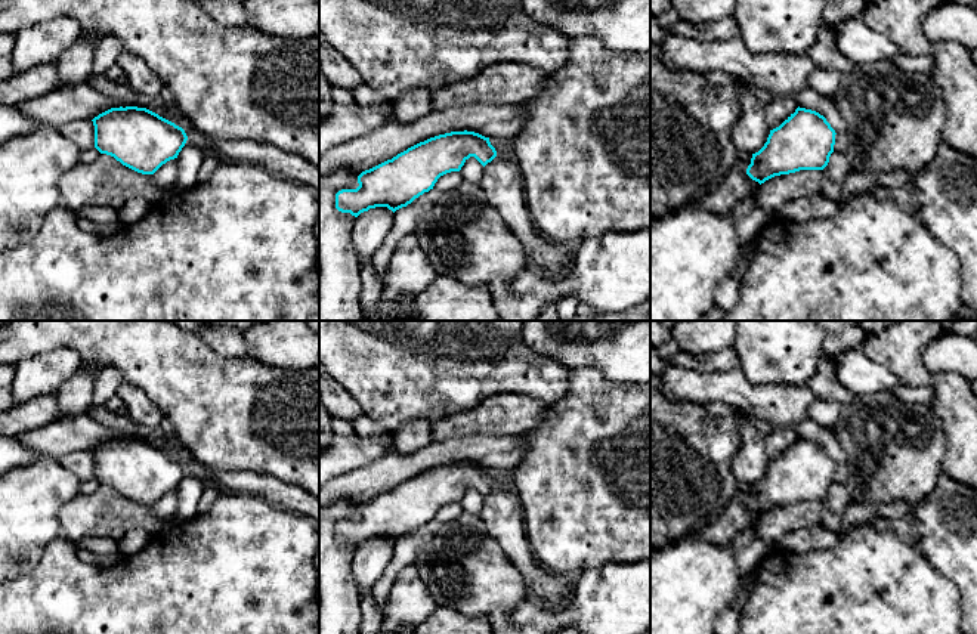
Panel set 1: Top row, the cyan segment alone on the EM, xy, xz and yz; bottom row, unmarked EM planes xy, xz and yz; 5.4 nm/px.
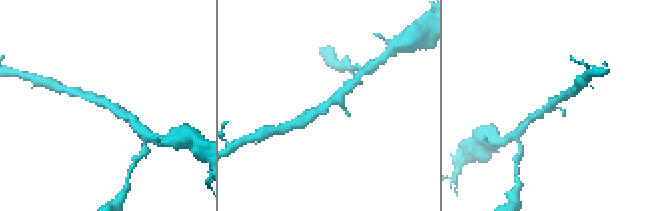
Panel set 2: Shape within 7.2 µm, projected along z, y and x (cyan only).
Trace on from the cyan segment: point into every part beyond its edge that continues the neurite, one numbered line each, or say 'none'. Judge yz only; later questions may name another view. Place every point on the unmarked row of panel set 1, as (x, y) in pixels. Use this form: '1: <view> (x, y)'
1: yz (778, 441)

